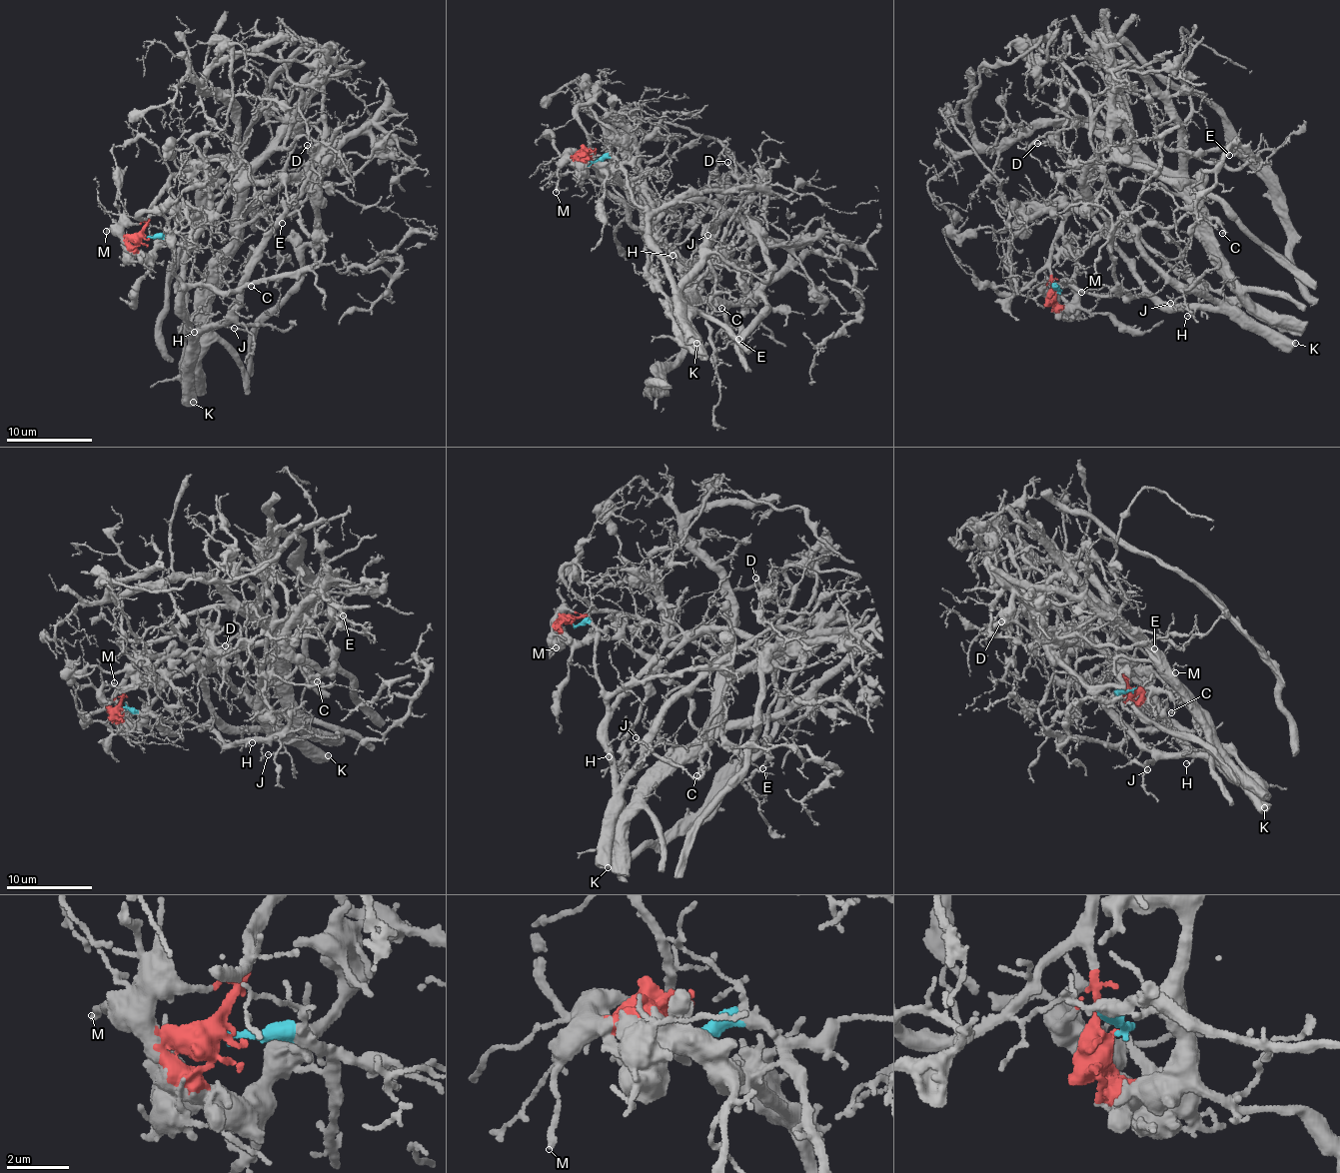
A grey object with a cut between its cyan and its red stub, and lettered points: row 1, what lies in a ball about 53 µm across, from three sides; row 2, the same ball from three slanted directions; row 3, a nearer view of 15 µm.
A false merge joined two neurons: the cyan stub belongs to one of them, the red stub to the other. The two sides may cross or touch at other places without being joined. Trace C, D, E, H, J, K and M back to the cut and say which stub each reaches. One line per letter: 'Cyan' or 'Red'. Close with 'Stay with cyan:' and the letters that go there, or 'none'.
C: Cyan
D: Red
E: Cyan
H: Cyan
J: Cyan
K: Cyan
M: Red
Stay with cyan: C, E, H, J, K

